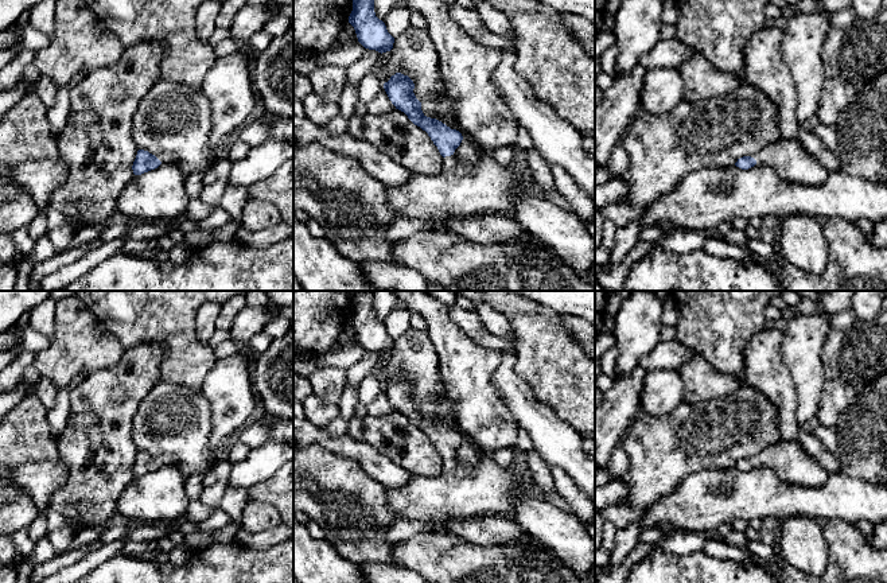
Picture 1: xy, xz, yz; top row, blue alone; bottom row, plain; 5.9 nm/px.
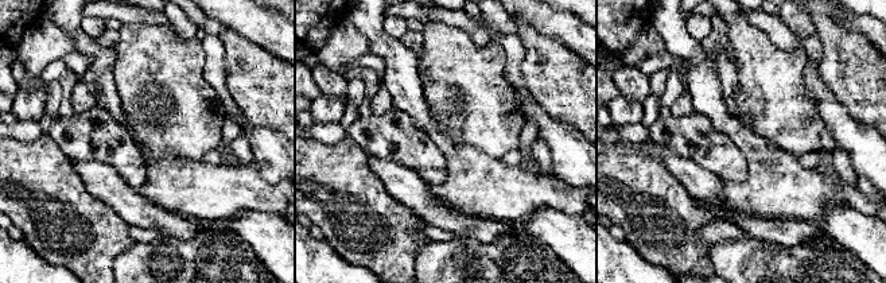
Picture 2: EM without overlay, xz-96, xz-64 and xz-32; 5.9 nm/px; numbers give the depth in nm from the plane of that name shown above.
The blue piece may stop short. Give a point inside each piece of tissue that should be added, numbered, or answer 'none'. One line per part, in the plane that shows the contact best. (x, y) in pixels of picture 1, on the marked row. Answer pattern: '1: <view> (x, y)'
1: xz (483, 186)

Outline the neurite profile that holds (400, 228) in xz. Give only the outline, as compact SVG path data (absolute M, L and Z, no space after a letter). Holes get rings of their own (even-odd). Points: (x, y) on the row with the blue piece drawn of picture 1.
M397 217L389 222L385 238L389 241L400 241L420 232L435 232L435 230L437 229L420 219Z

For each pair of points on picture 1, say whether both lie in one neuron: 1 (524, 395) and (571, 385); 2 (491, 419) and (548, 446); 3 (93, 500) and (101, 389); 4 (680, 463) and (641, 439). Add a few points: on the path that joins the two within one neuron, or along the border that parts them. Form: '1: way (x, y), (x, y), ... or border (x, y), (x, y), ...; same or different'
1: border (516, 366), (516, 370), (533, 393), (556, 415); different
2: border (504, 400), (518, 428); different
3: way (96, 473), (104, 454), (104, 416); same
4: way (670, 454), (650, 442); same

